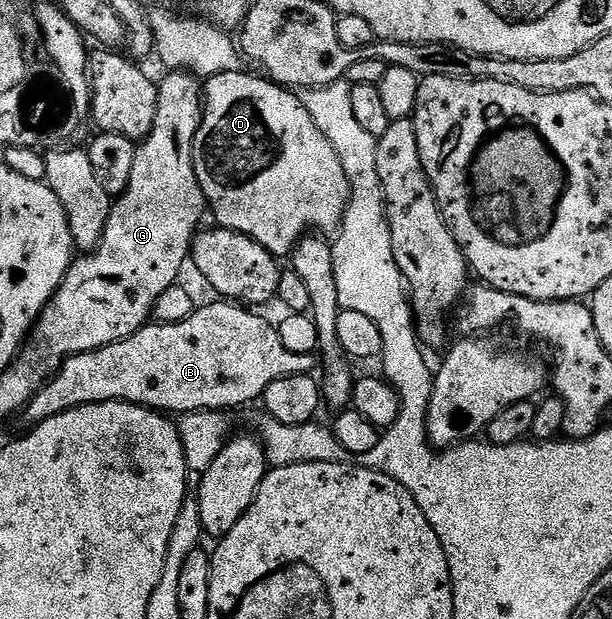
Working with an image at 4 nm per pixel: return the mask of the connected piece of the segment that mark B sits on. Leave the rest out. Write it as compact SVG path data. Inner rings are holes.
M216 299L213 305L201 304L195 311L186 318L182 323L177 325L162 325L159 323L149 323L144 328L139 329L134 335L130 335L126 339L116 341L112 345L107 345L101 349L94 351L86 351L85 353L75 353L73 357L69 357L51 377L48 382L42 385L39 391L28 400L28 404L22 410L22 417L29 421L29 426L35 427L43 423L46 419L62 415L71 409L77 409L83 405L101 405L107 401L128 401L131 405L146 405L150 409L157 410L165 415L183 415L185 413L200 413L204 409L213 411L233 411L239 405L244 405L247 401L259 402L264 396L266 387L270 387L270 383L274 383L283 377L293 377L294 375L302 375L303 373L311 374L313 354L298 355L294 351L289 351L282 344L279 328L275 324L272 325L264 317L259 317L259 312L249 311L243 304L233 303L227 299Z

